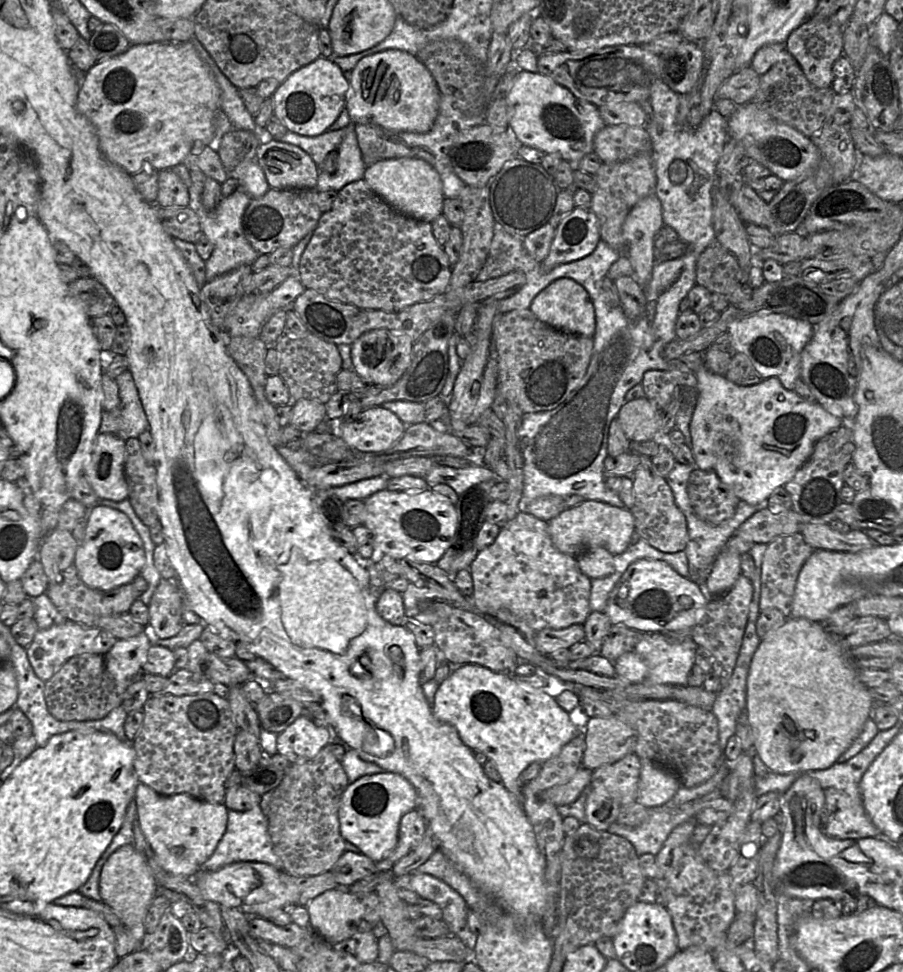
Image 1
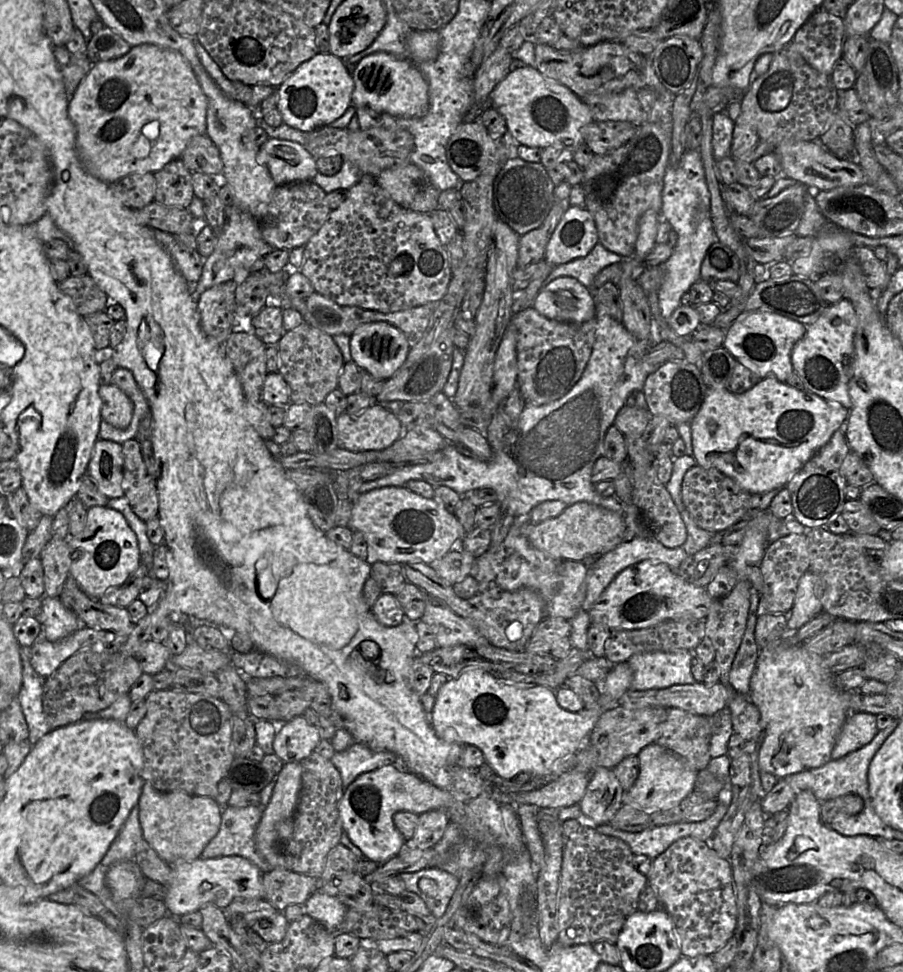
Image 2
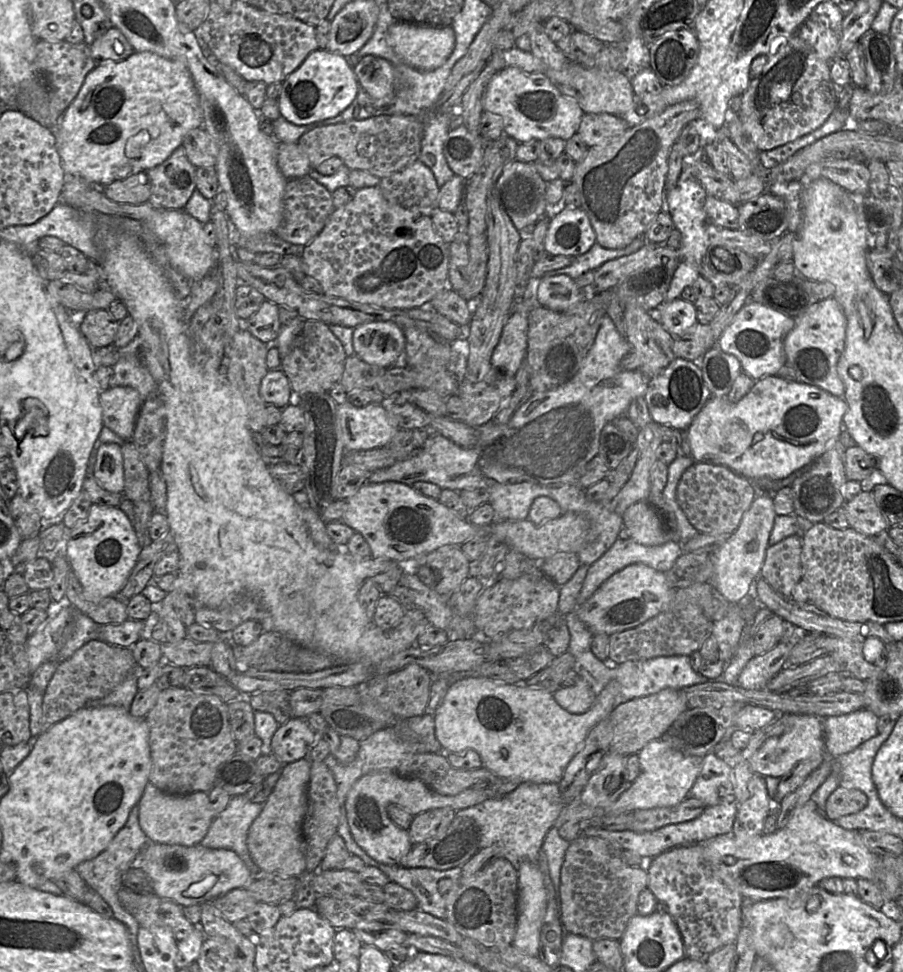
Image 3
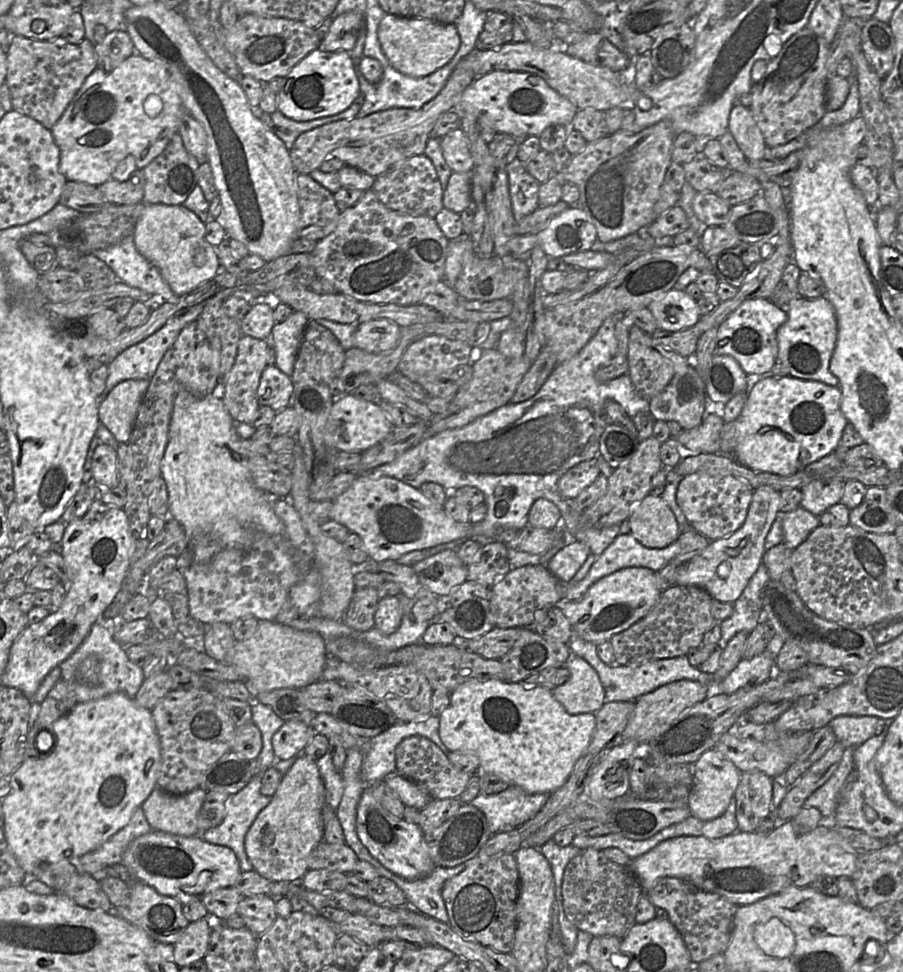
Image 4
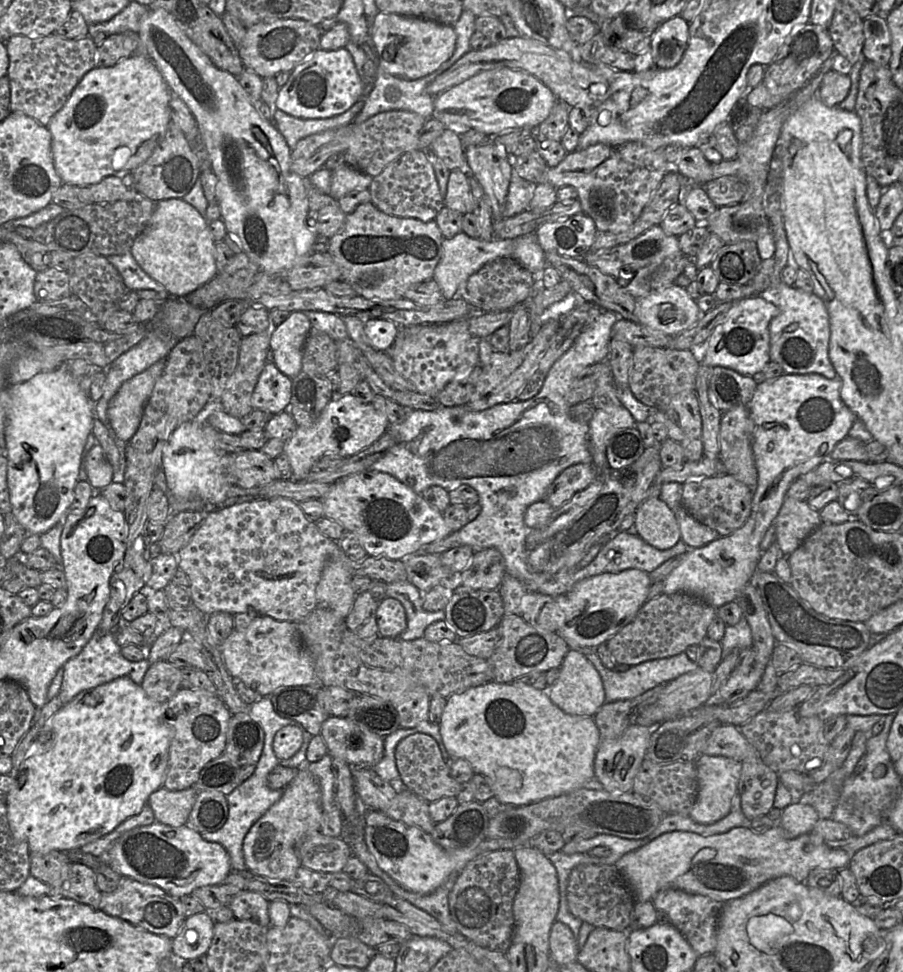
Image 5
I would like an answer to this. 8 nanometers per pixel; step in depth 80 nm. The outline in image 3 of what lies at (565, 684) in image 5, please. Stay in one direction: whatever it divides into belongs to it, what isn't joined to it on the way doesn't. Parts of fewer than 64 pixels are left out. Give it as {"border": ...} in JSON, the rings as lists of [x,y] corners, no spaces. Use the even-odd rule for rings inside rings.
{"border":[[[580,670],[580,675],[574,685],[561,686],[554,693],[556,702],[571,714],[587,712],[601,689],[586,671]]]}

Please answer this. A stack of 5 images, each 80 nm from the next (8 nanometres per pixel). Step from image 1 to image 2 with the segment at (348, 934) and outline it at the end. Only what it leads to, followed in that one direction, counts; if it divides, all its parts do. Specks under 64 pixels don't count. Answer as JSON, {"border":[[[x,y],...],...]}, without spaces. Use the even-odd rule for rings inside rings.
{"border":[[[320,890],[315,891],[304,903],[305,912],[332,932],[339,932],[347,907],[338,898]]]}

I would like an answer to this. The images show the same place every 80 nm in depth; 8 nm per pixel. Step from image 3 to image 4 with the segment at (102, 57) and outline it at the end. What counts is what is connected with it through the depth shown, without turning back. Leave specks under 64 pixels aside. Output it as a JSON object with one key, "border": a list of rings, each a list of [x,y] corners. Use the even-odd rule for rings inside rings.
{"border":[[[126,31],[108,32],[102,42],[94,45],[98,67],[110,71],[135,52],[134,45]]]}

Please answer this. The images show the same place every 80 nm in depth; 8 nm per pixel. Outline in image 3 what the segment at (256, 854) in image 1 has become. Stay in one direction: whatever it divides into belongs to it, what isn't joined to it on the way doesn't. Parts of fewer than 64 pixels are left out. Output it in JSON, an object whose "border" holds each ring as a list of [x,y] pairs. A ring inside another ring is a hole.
{"border":[[[233,796],[227,807],[212,821],[200,844],[211,849],[233,850],[250,869],[259,870],[247,847],[248,830],[262,812],[263,803],[253,803],[246,796]]]}

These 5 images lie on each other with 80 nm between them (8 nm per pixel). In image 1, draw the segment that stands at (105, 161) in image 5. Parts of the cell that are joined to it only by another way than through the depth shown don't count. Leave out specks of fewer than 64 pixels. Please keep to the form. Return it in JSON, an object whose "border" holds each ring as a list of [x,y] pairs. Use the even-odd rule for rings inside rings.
{"border":[[[191,41],[187,42],[154,42],[130,45],[129,48],[114,57],[96,62],[83,76],[77,95],[76,107],[94,126],[99,146],[104,156],[115,165],[133,175],[144,169],[171,169],[181,164],[194,147],[208,146],[214,139],[214,117],[220,109],[220,90],[214,81],[207,65],[197,54]]]}

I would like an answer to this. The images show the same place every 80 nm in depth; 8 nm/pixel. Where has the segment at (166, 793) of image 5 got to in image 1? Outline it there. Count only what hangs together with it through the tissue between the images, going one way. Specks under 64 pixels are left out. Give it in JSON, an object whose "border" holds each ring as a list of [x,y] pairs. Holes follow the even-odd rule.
{"border":[[[138,783],[135,790],[139,827],[151,846],[159,865],[167,872],[194,877],[212,855],[227,825],[224,803],[211,803],[186,793],[161,795],[146,784]]]}

